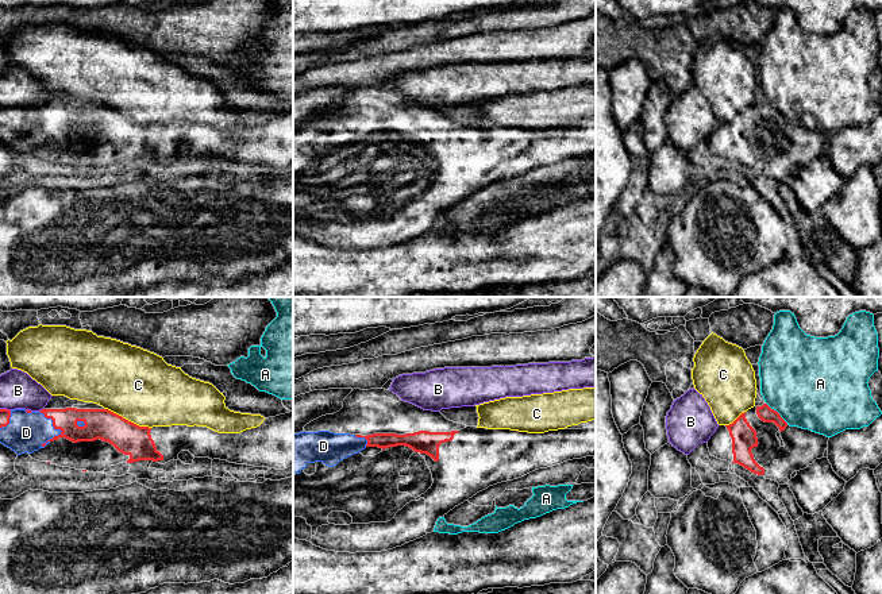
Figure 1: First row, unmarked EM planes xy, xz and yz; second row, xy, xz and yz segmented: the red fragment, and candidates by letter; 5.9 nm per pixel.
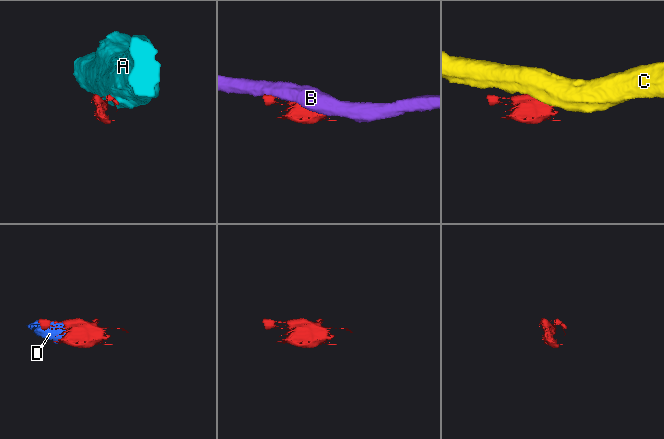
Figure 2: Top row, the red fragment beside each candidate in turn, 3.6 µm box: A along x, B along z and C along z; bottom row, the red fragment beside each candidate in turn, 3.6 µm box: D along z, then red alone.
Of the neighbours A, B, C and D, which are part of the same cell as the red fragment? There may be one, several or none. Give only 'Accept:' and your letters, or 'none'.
Accept: D

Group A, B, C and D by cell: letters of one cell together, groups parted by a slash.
A / B / C / D

